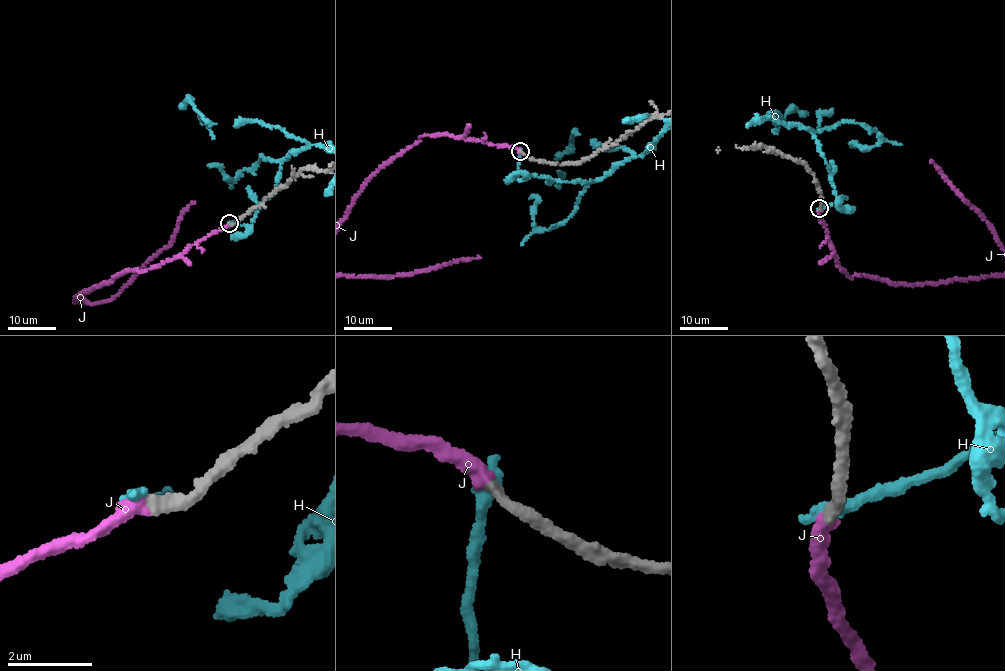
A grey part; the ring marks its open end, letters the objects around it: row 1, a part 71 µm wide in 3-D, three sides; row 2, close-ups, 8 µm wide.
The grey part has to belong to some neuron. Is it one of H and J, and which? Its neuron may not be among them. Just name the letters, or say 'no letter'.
J

